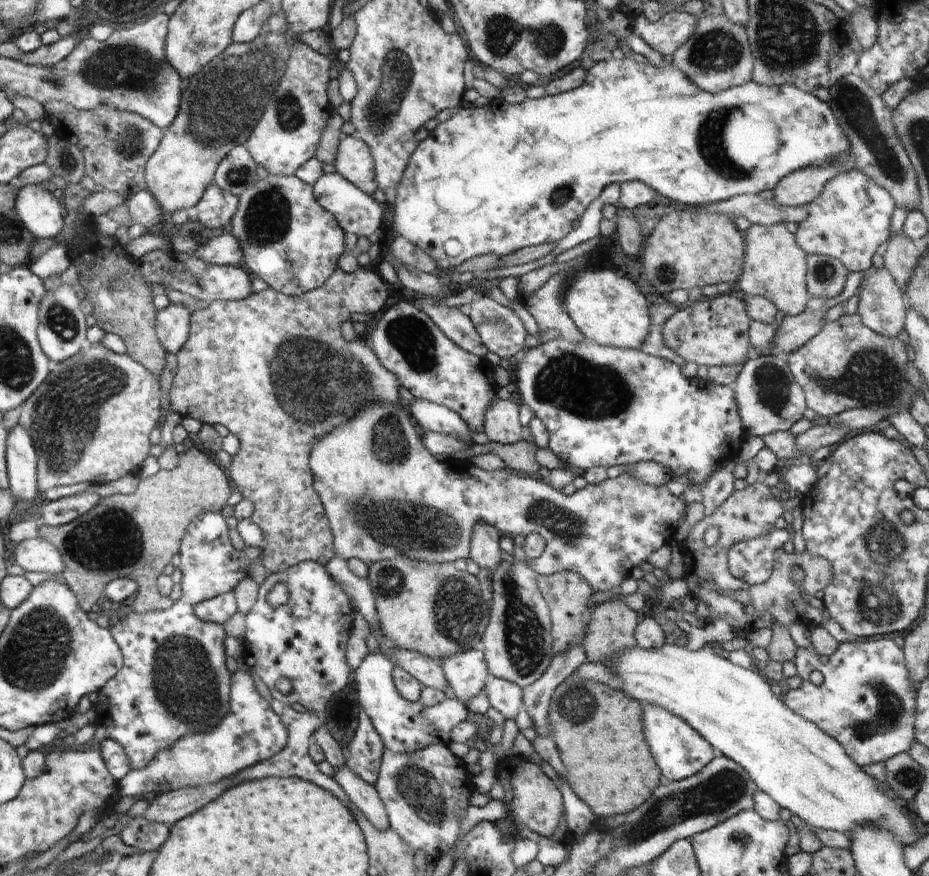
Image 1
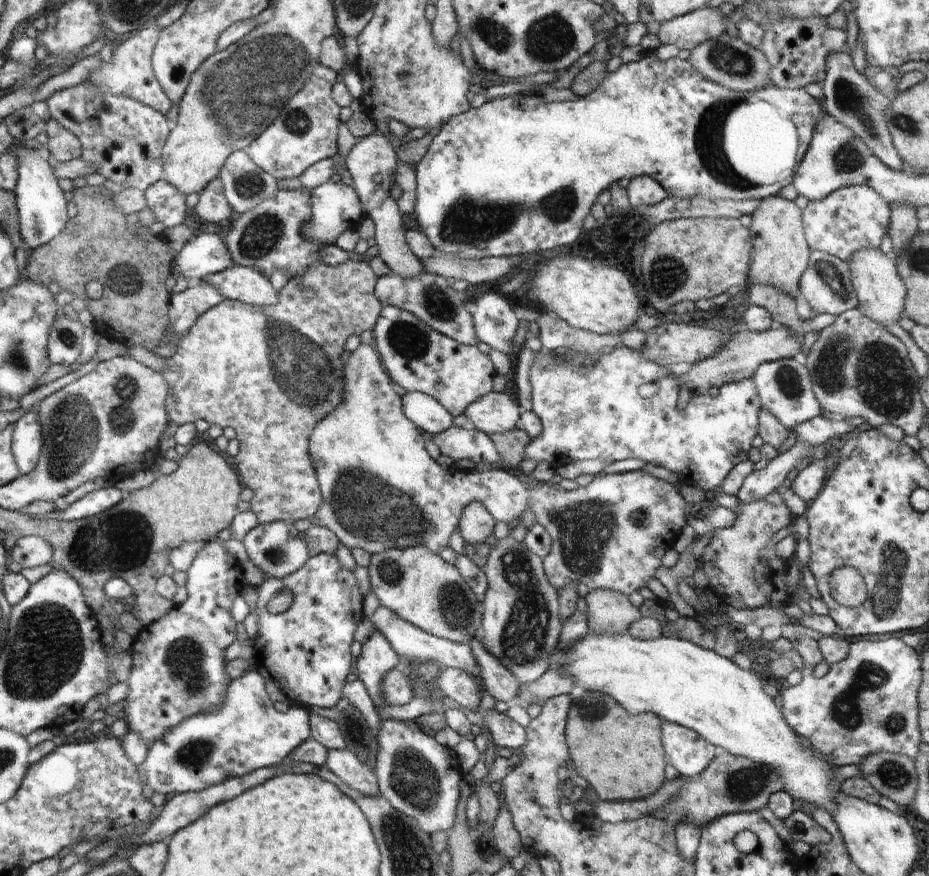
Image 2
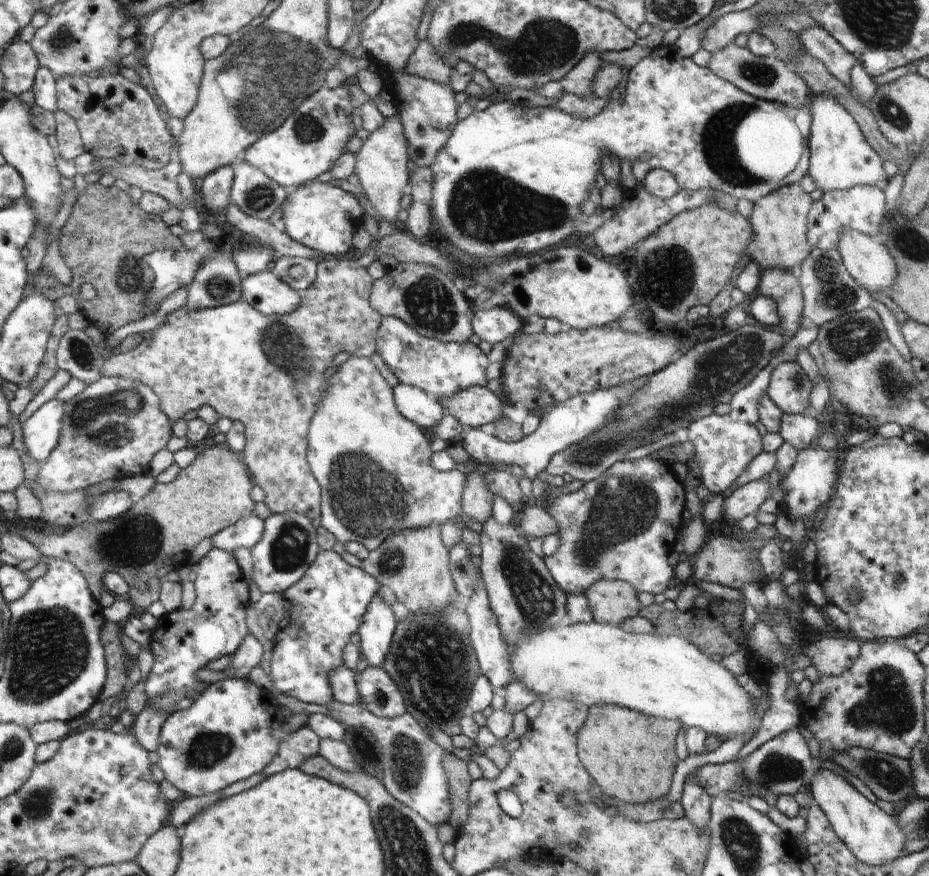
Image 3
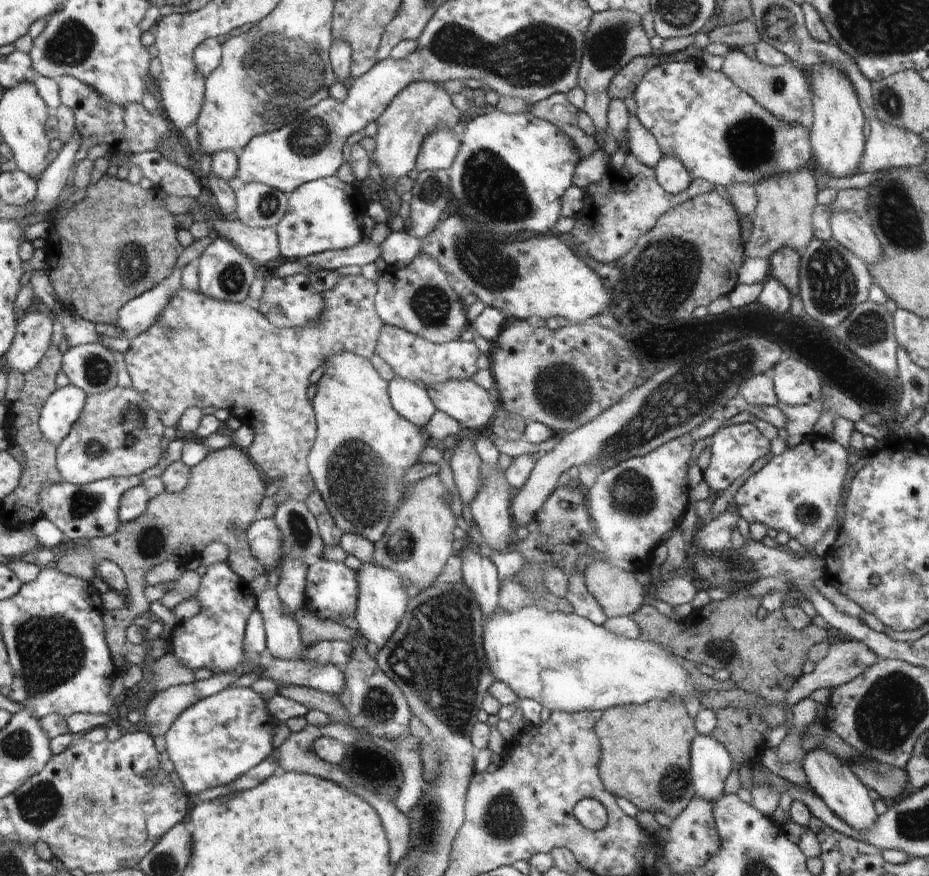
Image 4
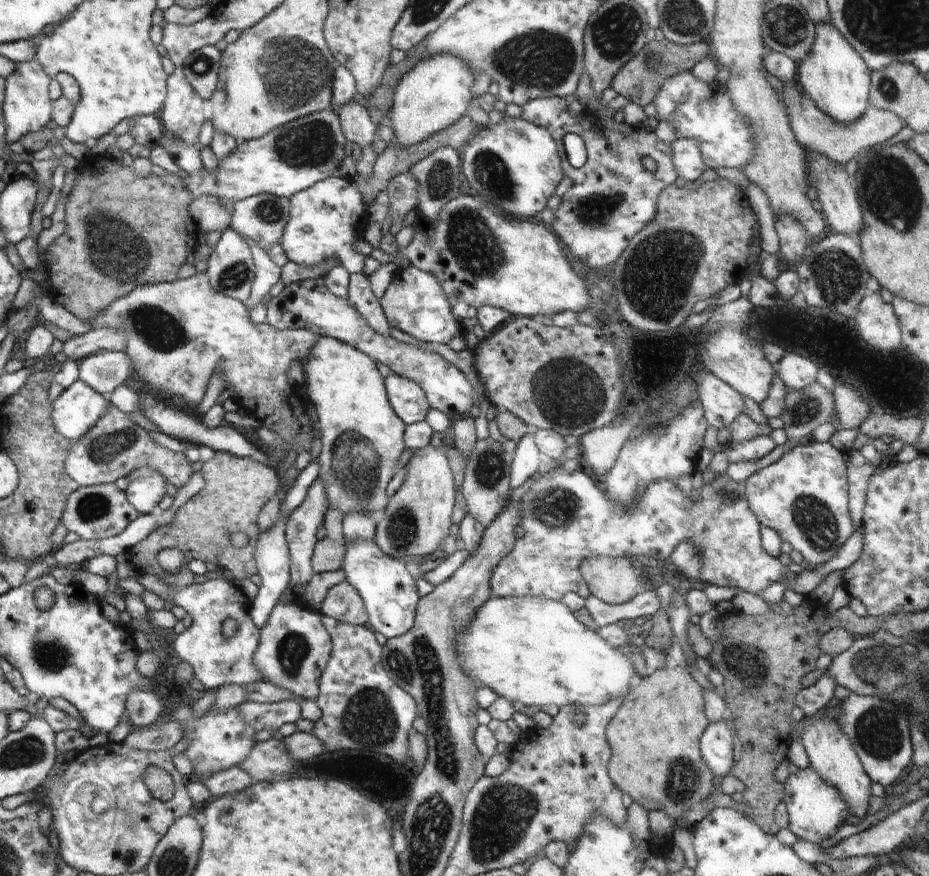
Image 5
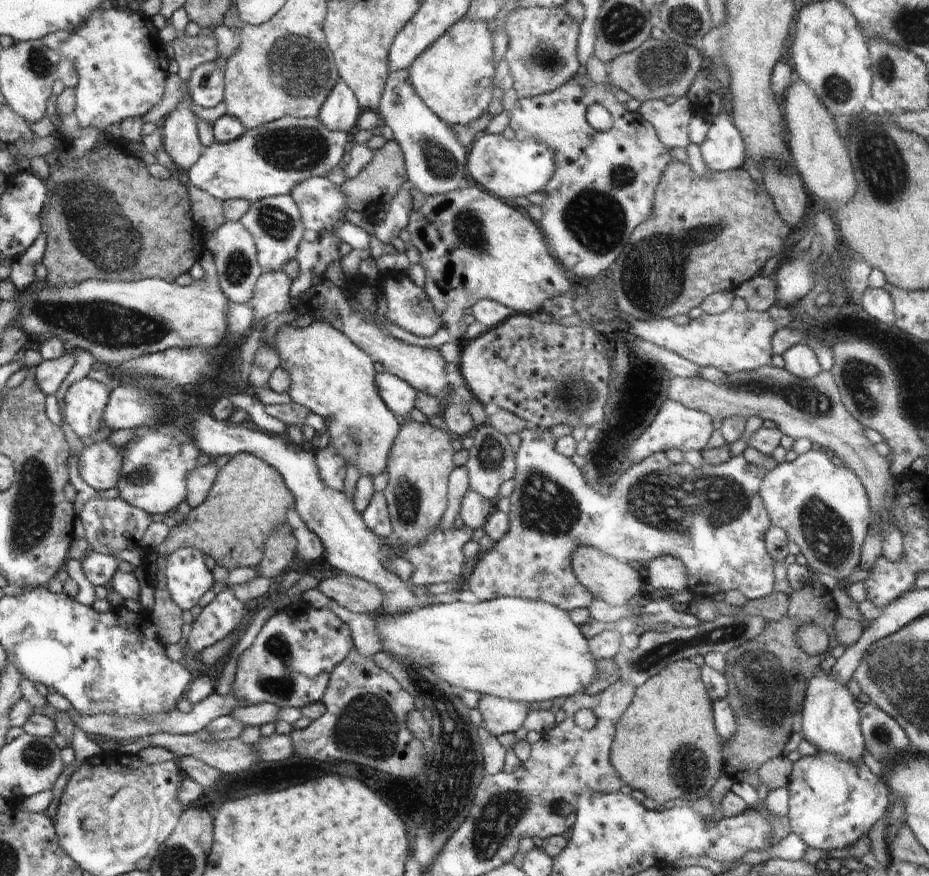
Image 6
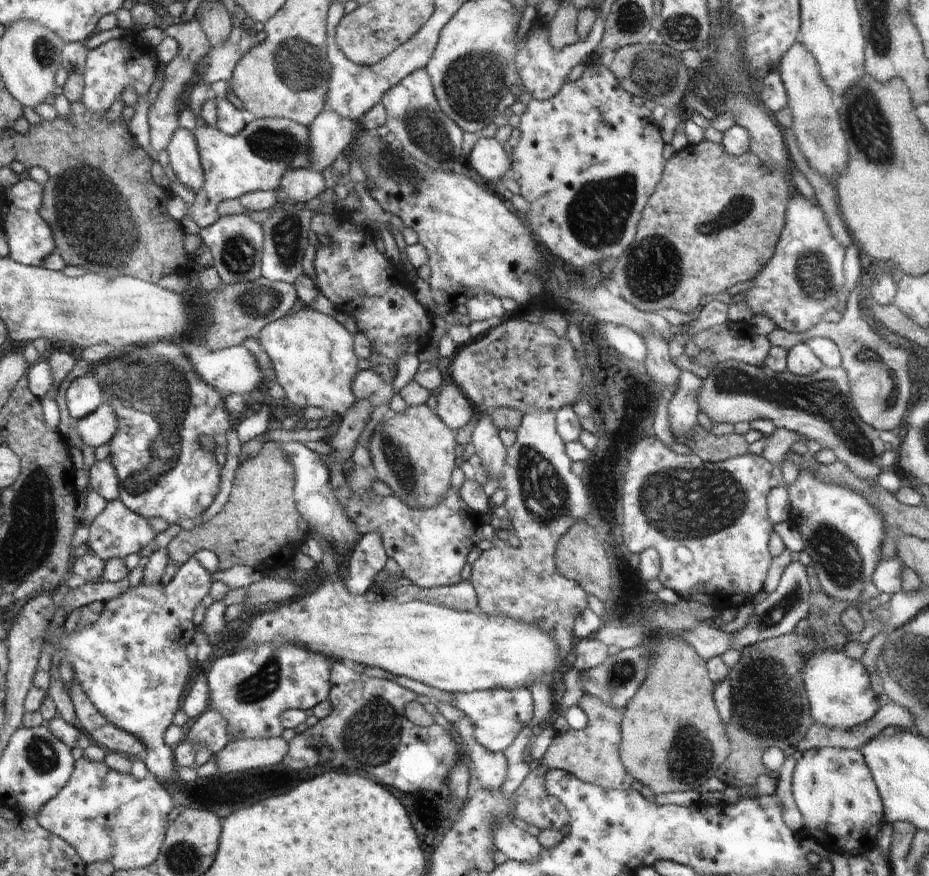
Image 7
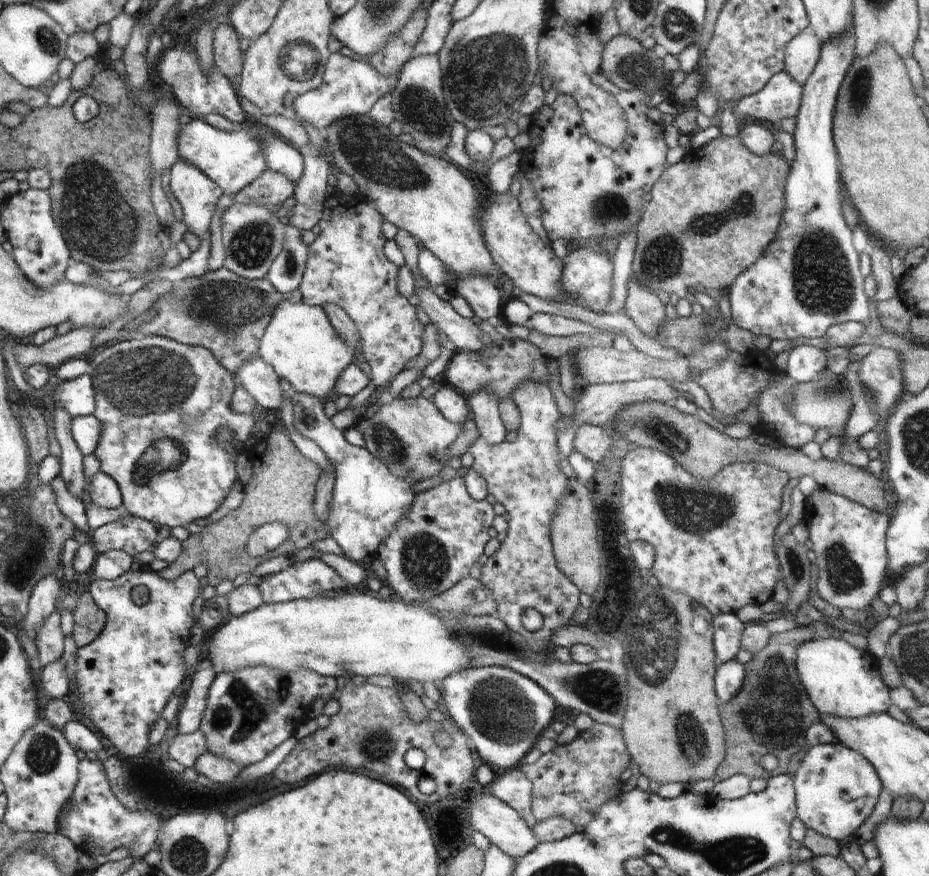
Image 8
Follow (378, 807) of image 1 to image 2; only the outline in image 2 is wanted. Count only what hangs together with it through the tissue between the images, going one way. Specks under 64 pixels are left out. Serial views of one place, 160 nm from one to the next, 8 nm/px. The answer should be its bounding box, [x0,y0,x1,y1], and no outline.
[325,748,379,795]

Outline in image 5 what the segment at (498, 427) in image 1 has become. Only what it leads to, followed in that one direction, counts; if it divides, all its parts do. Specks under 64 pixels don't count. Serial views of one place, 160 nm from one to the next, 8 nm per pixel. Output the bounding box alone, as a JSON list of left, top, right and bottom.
[266,276,474,423]

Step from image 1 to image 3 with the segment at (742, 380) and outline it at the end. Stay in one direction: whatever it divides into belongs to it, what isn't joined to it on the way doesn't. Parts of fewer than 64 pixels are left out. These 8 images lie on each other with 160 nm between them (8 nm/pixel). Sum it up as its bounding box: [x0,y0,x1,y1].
[768,362,813,415]

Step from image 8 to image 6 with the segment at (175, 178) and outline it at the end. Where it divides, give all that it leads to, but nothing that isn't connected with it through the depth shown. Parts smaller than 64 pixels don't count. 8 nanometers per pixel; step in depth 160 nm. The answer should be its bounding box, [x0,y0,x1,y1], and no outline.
[159,94,206,172]

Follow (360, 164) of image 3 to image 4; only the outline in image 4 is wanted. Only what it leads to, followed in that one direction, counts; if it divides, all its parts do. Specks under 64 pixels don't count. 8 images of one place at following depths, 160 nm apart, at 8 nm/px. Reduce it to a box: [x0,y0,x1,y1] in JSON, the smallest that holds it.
[374,81,462,201]

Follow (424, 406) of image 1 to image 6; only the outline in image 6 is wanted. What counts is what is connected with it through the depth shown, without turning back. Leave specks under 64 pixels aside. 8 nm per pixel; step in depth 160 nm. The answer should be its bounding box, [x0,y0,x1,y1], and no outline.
[376,371,418,416]

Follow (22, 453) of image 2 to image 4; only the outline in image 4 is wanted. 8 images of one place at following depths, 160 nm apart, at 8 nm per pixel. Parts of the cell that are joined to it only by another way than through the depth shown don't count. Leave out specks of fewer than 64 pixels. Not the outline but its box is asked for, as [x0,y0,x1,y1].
[40,384,88,446]

